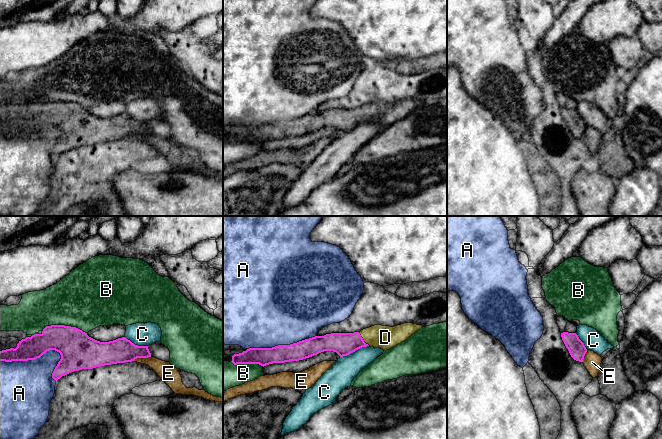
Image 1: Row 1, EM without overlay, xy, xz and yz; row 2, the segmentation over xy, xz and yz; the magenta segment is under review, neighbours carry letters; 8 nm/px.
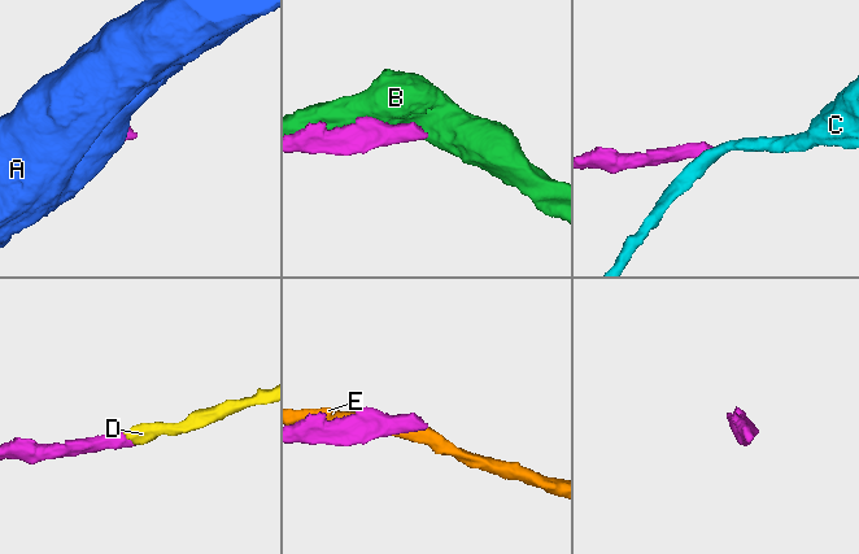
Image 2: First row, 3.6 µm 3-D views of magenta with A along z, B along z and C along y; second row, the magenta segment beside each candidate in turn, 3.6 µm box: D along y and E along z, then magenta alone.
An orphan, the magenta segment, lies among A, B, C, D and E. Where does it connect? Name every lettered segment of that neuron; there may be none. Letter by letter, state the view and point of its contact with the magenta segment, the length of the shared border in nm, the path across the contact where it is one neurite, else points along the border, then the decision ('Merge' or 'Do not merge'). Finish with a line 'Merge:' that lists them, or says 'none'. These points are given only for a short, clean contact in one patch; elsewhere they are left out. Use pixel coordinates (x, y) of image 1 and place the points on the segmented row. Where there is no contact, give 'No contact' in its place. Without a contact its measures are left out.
A: Touches magenta at xy (30, 359). Shared border 500 nm. Do not merge
B: Touches magenta at xy (64, 325). Shared border 360 nm. Do not merge
C: Touches magenta at xz (354, 351). Shared border 260 nm. Boundary: xz (368, 345), (340, 357). Do not merge
D: Touches magenta at xz (362, 339). Shared border 140 nm. Path across: xz (343, 344), (362, 339), (385, 337). Merge
E: Touches magenta at xy (141, 357). Shared border 170 nm. Do not merge
Merge: D

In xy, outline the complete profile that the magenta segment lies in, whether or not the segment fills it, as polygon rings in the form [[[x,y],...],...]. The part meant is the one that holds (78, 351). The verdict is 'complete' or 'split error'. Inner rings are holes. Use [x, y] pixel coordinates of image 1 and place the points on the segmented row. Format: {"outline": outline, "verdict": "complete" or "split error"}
{"outline": [[[65,325],[46,326],[41,334],[22,339],[17,347],[0,351],[0,361],[28,361],[40,358],[49,350],[60,353],[61,359],[55,367],[52,378],[57,381],[62,376],[82,369],[93,369],[100,366],[132,362],[137,358],[151,357],[148,346],[138,346],[126,337],[118,338],[109,342],[100,342],[87,335],[82,330]]], "verdict": "complete"}

